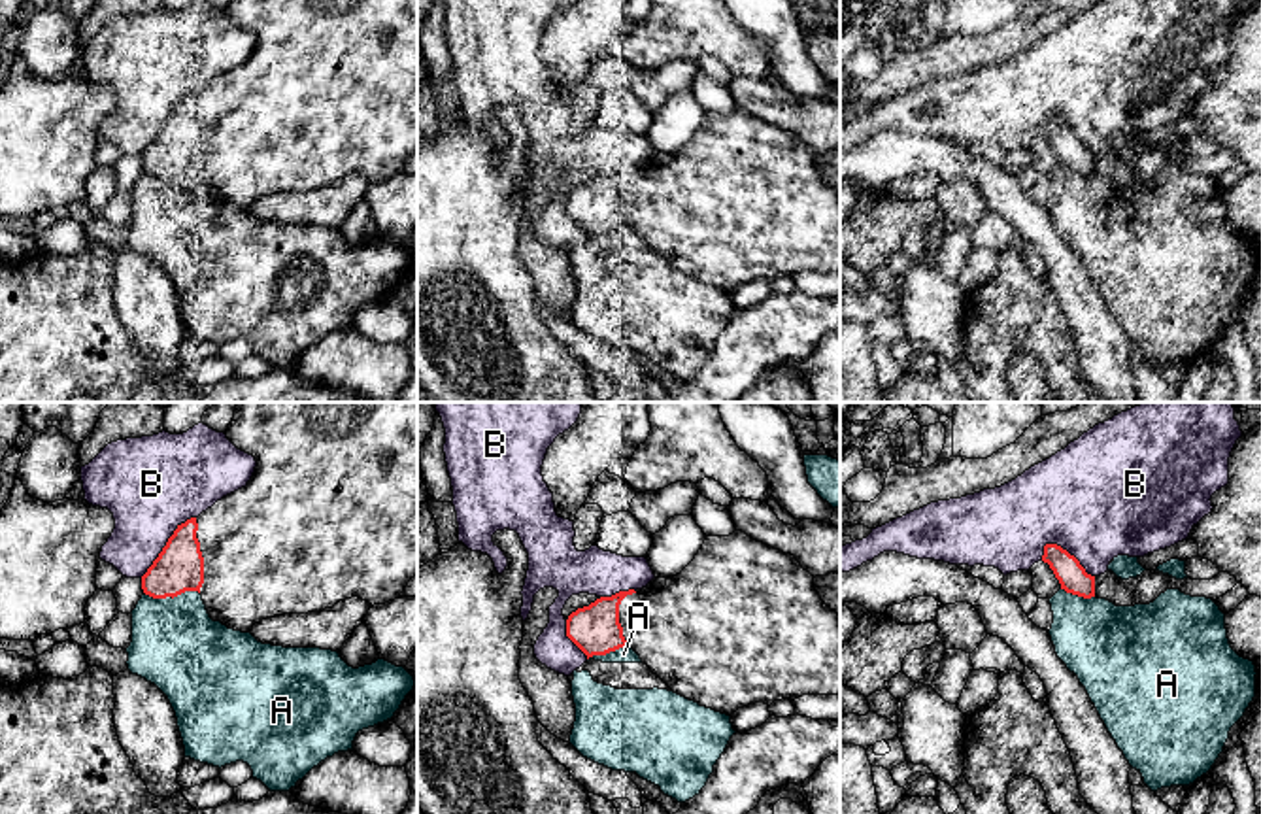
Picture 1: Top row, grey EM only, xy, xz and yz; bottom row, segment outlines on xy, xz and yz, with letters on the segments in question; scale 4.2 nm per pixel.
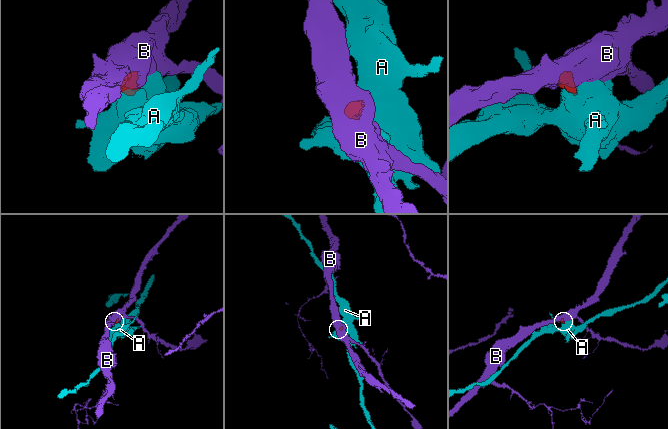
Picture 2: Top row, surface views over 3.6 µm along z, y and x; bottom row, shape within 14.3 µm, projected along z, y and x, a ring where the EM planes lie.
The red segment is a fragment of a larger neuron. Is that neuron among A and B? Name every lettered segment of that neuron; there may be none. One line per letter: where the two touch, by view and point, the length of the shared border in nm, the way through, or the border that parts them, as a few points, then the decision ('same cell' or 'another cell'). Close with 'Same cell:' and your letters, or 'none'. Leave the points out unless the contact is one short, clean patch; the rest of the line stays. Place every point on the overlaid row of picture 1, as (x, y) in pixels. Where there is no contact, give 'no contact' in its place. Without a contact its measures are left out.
A: meets red in xy at (172, 597); contact 240 nm long; another cell
B: meets red in xy at (167, 544); contact 360 nm long; border along xy (195, 516), (187, 518), (174, 531), (140, 576); another cell
Same cell: none

